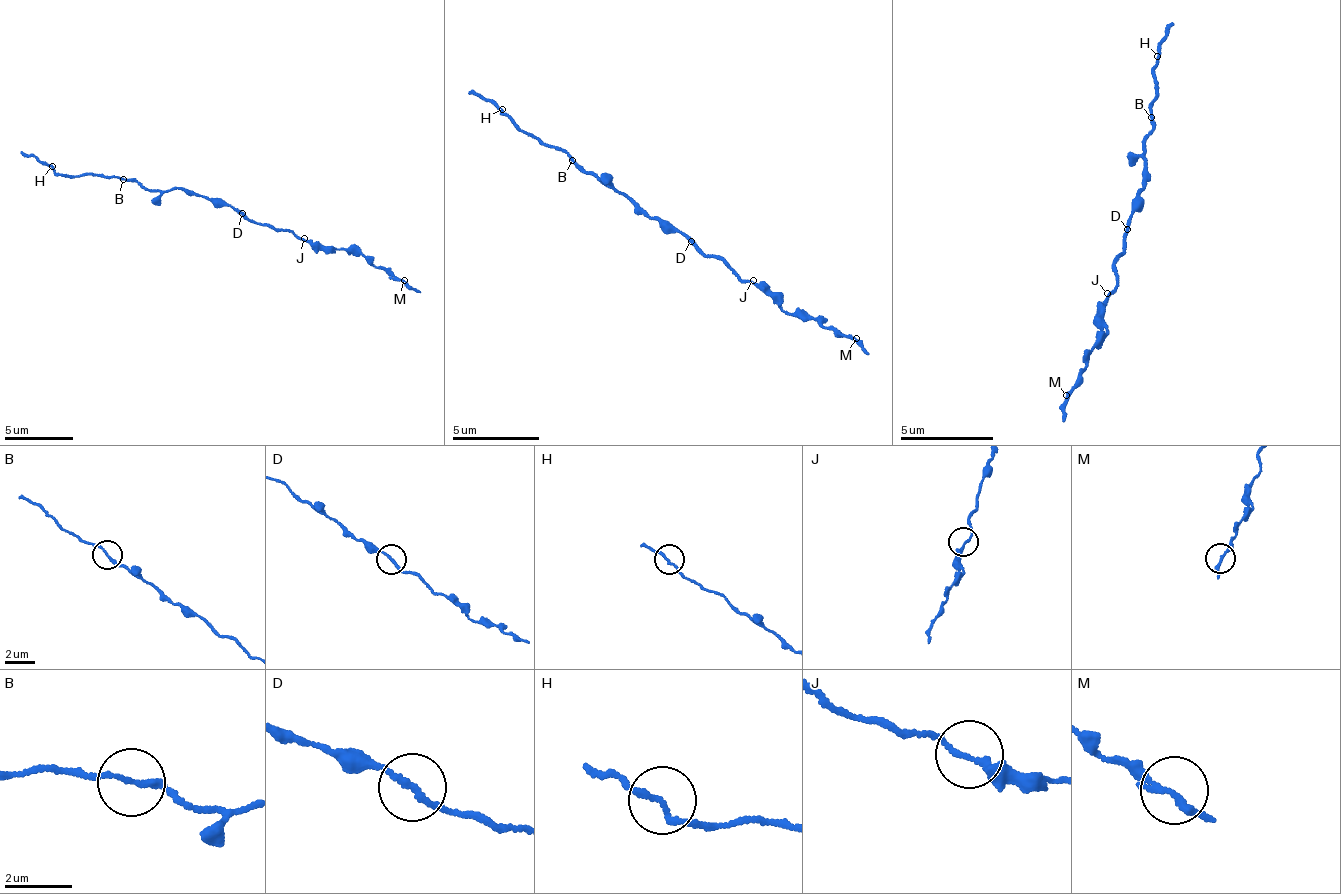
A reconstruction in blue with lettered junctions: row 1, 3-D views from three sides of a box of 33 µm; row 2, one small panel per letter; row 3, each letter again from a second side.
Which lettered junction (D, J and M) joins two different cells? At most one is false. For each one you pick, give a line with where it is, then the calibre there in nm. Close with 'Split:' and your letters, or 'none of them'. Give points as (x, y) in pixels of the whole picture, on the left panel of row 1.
Split: none of them

